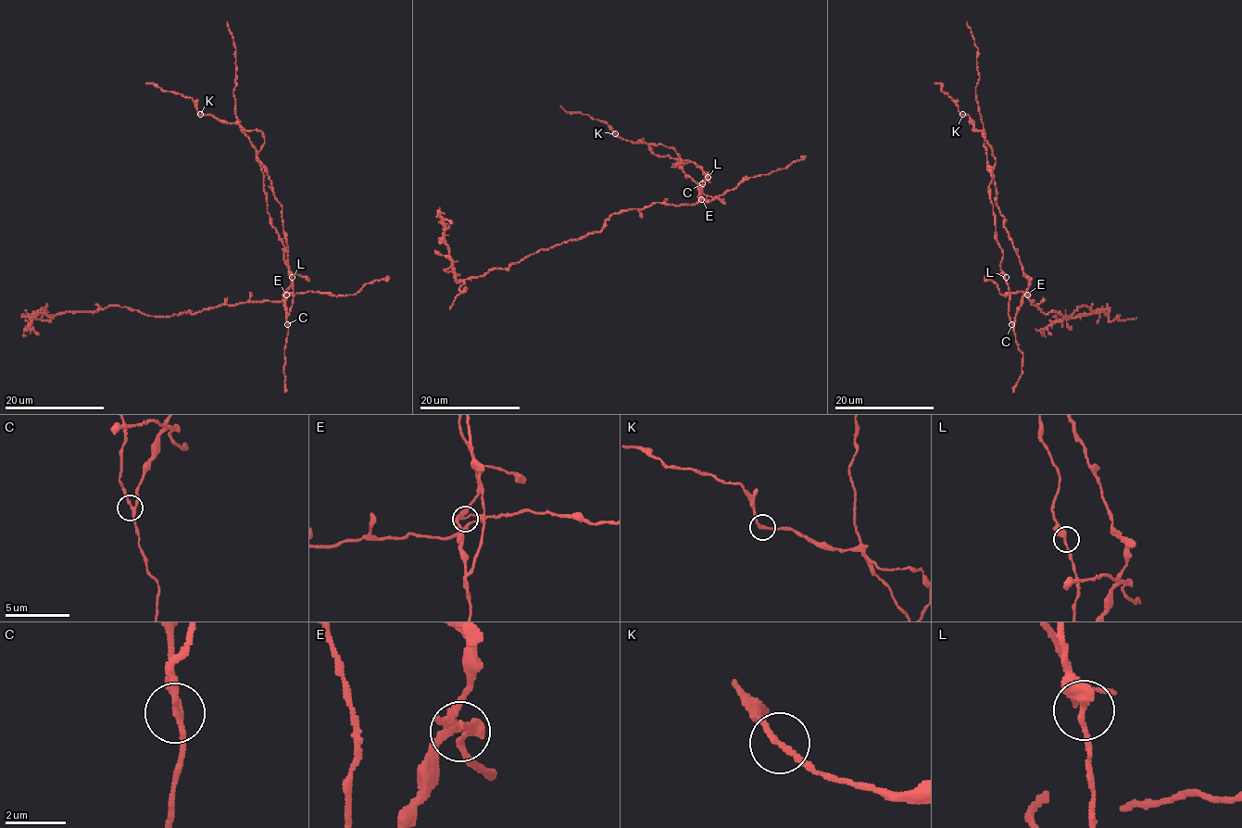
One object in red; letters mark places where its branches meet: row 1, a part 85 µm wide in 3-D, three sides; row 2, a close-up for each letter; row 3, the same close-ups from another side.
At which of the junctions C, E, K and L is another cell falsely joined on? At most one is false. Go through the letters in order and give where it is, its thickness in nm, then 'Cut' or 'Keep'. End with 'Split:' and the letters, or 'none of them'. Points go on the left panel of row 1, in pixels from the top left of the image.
C: Place: (287, 324). Thickness 170 nm. Keep
E: Place: (286, 294). Thickness 200 nm. Cut
K: Place: (200, 114). Thickness 180 nm. Keep
L: Place: (292, 277). Thickness 320 nm. Keep
Split: E

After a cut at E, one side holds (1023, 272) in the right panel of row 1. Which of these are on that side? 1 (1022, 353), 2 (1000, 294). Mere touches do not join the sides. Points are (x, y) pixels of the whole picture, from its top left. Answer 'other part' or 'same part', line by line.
1: same part
2: other part

